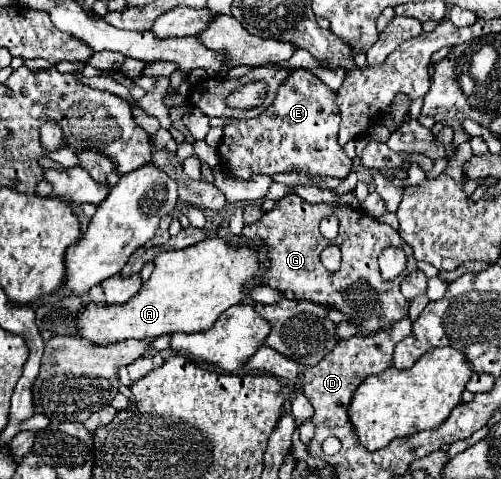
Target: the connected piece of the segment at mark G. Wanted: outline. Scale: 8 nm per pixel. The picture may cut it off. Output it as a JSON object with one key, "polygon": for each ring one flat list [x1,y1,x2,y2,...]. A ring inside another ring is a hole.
{"polygon":[[286,195,284,199,276,201,272,211,264,213,262,219,258,219,254,225,244,225,242,229,242,241,240,243,256,243,256,239,264,239,268,245,268,259,270,269,264,273,264,283,280,289,282,293,294,293,294,299,310,299,316,303,322,303,326,307,338,309,344,315,350,317,350,325,356,325,358,335,378,333,380,329,390,329,396,321,404,319,408,315,410,303,400,293,402,275,394,281,386,281,380,275,378,267,378,255,386,247,402,247,406,253,406,271,416,271,416,259,410,245,404,245,398,231,390,225,378,223,374,217,370,217,364,211,356,211,350,207,338,207,318,203,310,205,298,195],[336,213,340,219,340,233,336,239,322,237,318,225,322,217],[328,245,338,245,342,249,342,265,338,271,330,273,320,263,320,253]]}

